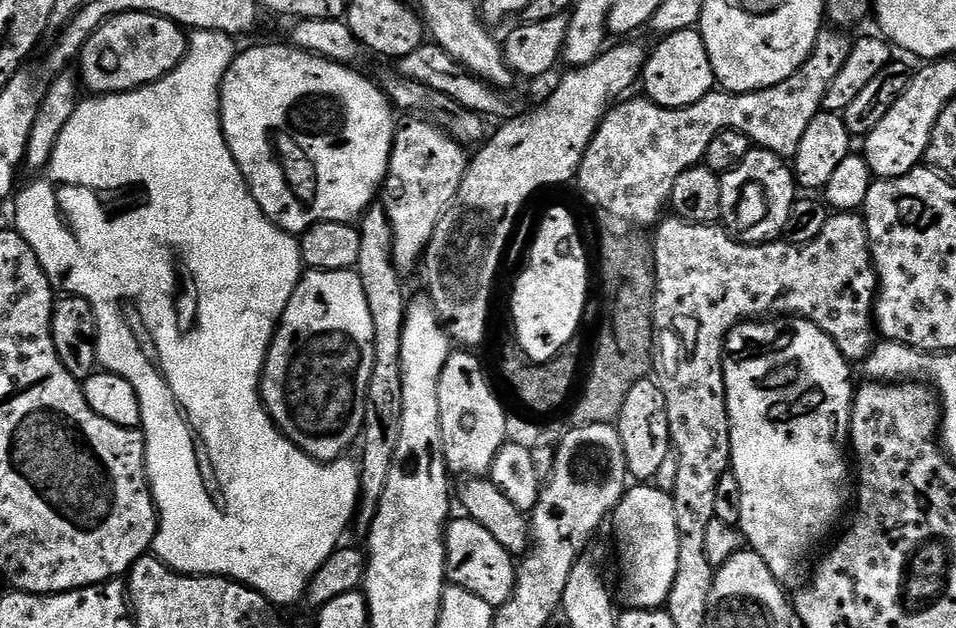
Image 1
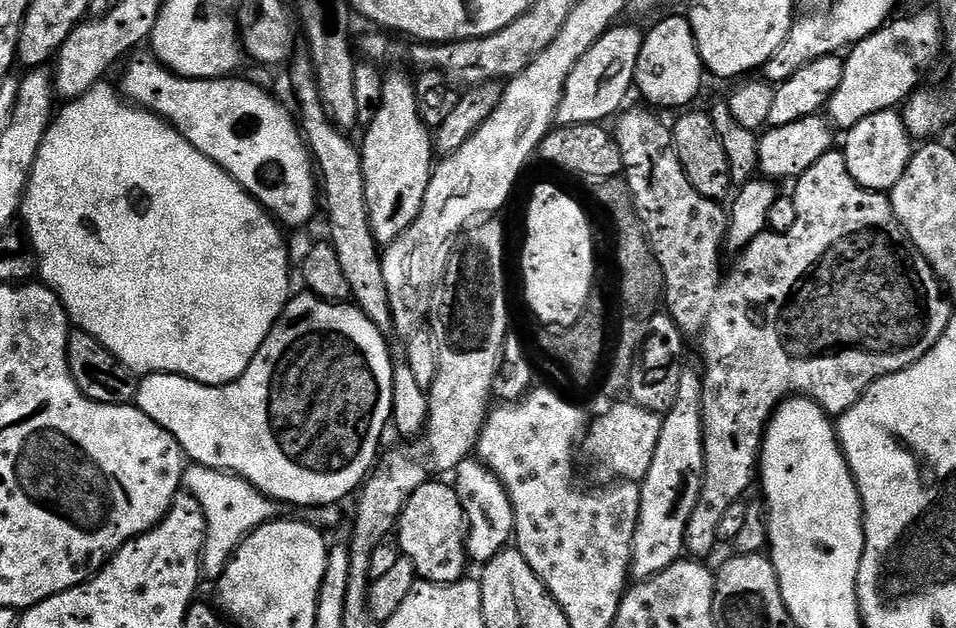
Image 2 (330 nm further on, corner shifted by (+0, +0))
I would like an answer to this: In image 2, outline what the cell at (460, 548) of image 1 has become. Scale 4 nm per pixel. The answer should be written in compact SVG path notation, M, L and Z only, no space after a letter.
M433 478L428 483L418 486L418 490L414 490L414 494L410 494L410 502L406 502L404 512L400 515L400 522L398 525L398 543L403 556L410 558L410 562L414 562L414 570L417 577L421 580L428 580L430 583L436 584L452 584L458 583L460 580L465 579L467 568L470 568L470 561L468 558L468 526L464 522L464 511L462 510L462 502L458 498L455 487L451 483L440 484L439 479Z

